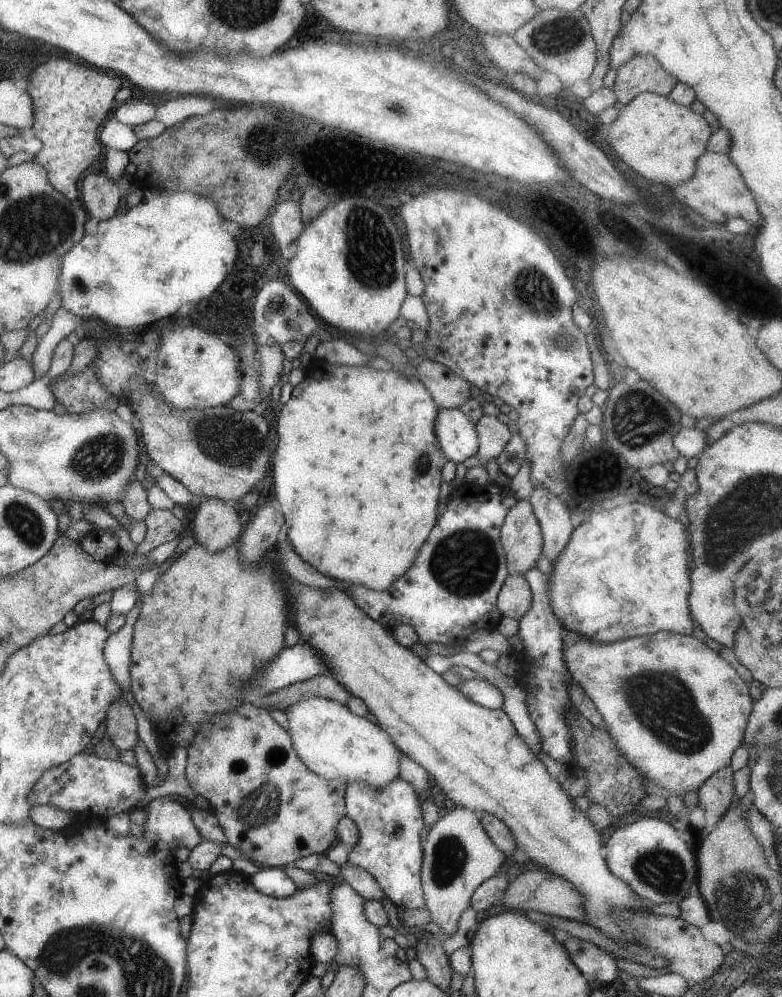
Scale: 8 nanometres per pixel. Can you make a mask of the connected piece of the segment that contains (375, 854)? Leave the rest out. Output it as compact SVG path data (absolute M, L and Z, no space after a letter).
M402 777L394 778L380 790L364 782L350 782L346 785L345 804L347 816L356 822L360 833L358 844L348 850L348 862L376 878L386 897L401 910L424 908L426 902L421 884L424 852L420 832L425 825L414 786Z

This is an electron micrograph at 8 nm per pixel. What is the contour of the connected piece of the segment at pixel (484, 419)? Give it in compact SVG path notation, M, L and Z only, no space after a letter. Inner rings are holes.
M482 415L476 423L476 430L478 430L479 440L477 456L480 466L484 467L488 460L502 454L513 433L510 432L507 424L498 420L497 416L490 415Z

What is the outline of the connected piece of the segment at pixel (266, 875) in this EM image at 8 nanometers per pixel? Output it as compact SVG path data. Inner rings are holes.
M262 867L262 870L250 876L249 880L256 890L271 897L286 898L298 890L295 882L281 867Z

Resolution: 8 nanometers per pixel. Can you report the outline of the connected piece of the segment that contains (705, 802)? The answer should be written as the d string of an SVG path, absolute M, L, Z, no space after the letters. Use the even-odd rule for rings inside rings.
M730 766L717 770L699 788L699 806L704 812L712 812L715 819L721 816L730 808L736 800L734 793L734 771Z

